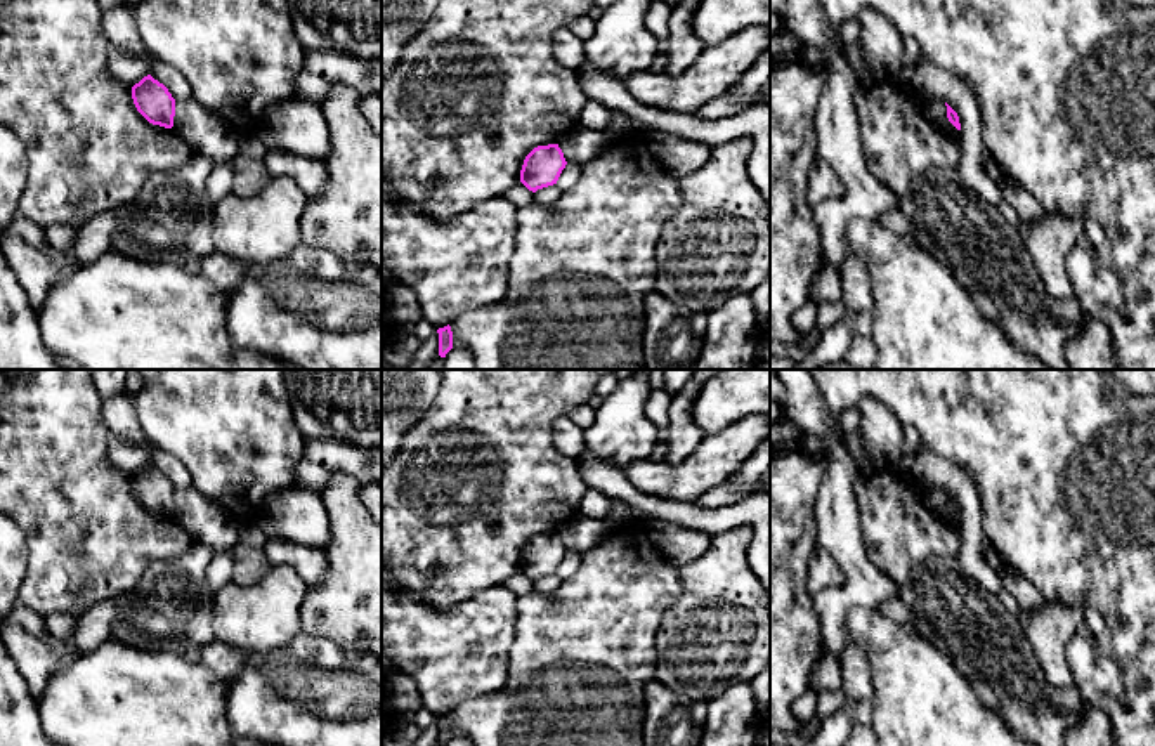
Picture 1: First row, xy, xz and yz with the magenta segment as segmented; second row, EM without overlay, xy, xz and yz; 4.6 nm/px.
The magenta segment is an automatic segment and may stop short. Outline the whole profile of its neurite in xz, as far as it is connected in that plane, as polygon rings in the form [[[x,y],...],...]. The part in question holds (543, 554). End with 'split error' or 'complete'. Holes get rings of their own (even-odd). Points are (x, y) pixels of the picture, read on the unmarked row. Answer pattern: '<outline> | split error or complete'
[[[558,533],[538,534],[524,548],[520,571],[532,581],[557,573],[567,550]]] | complete

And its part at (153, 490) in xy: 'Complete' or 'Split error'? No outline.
Complete

